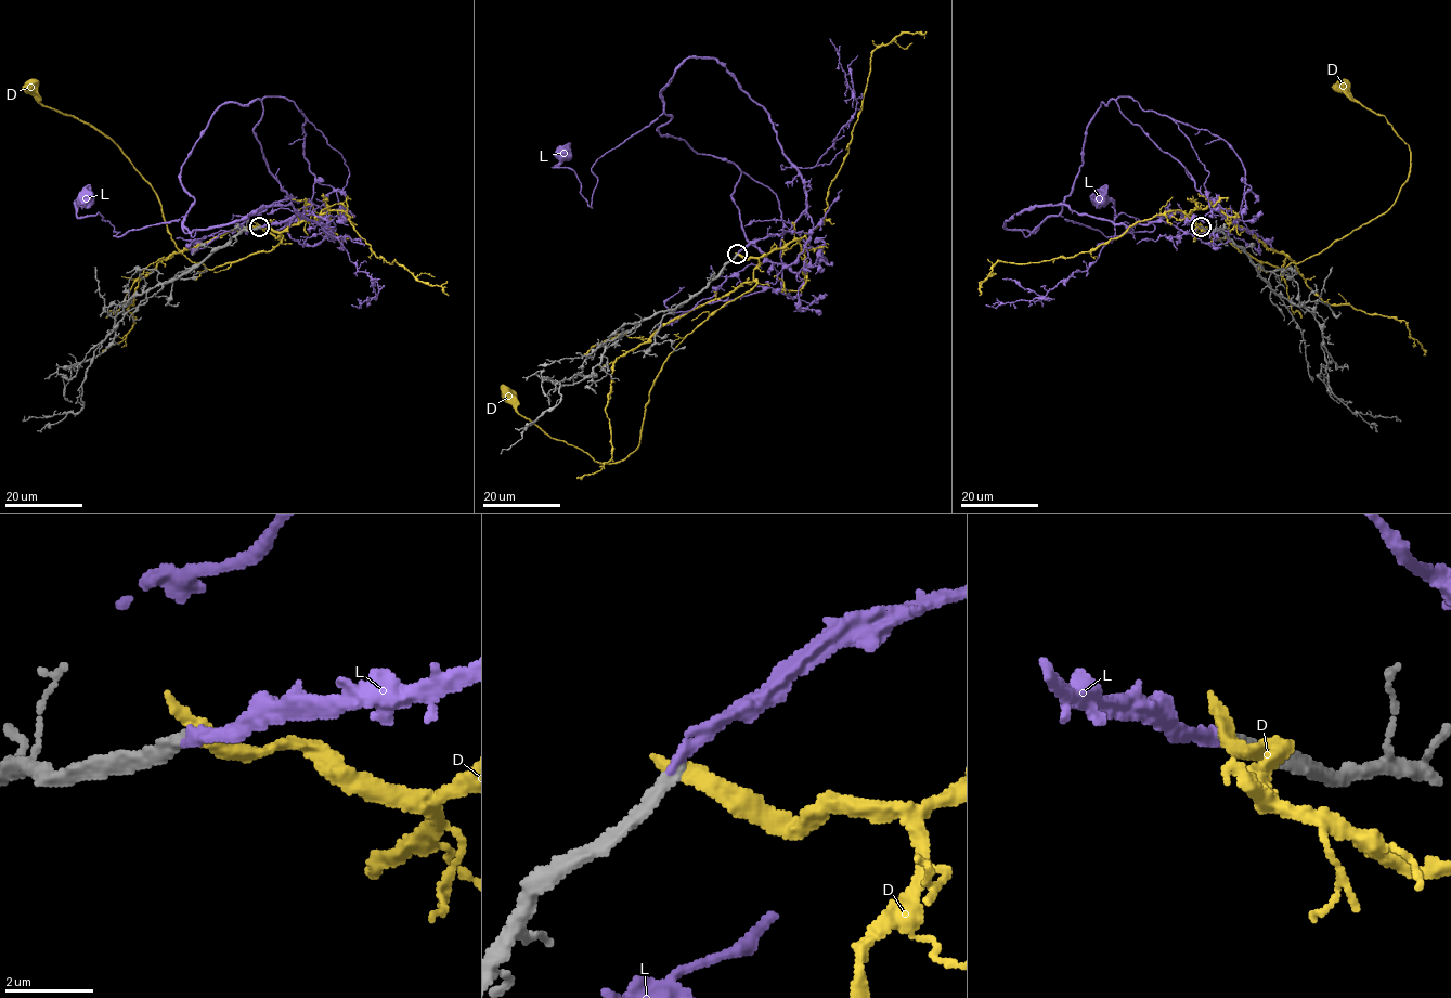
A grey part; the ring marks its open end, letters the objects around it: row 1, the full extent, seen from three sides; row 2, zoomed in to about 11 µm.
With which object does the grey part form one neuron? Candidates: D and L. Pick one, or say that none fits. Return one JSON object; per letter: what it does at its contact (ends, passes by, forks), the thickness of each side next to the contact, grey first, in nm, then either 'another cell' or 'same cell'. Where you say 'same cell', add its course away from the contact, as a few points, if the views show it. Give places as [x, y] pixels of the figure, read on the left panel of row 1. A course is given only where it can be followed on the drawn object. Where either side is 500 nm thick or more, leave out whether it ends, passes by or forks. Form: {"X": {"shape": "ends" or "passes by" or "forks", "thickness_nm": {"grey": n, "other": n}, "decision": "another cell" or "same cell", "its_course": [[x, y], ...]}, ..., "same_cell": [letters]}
{"D": {"shape": "ends", "thickness_nm": {"grey": 320, "other": 420}, "decision": "another cell"}, "L": {"shape": "ends", "thickness_nm": {"grey": 320, "other": 280}, "decision": "same cell", "its_course": [[259, 227], [327, 222], [264, 205], [113, 236], [99, 212], [77, 216], [85, 201]]}, "same_cell": ["L"]}

